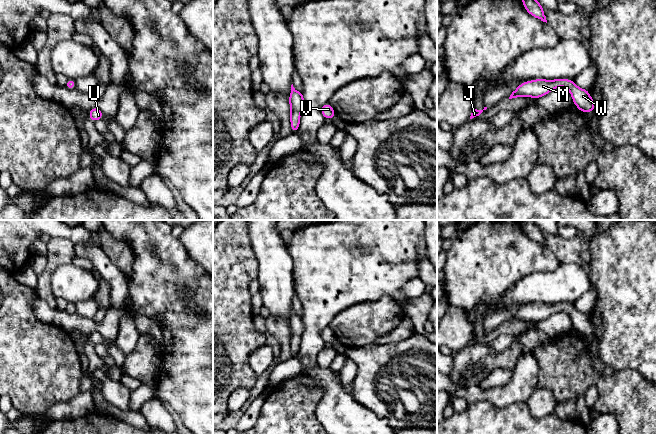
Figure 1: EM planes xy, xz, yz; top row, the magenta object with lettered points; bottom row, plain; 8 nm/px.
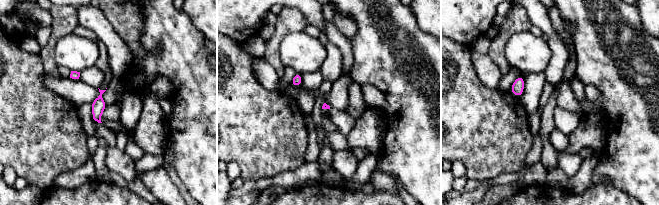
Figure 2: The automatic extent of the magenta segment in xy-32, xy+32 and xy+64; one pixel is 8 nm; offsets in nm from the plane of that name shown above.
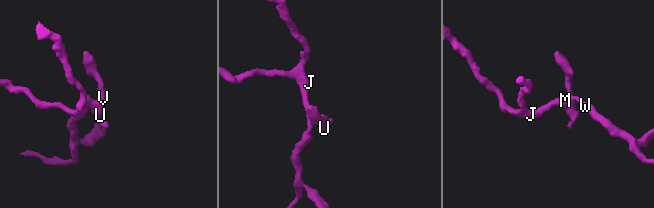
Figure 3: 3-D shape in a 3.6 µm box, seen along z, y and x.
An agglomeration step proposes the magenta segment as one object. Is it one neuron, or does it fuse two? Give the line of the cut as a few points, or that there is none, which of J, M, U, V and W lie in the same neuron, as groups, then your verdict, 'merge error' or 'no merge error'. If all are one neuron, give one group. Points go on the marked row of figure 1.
cut none; groups J M U V W; no merge error

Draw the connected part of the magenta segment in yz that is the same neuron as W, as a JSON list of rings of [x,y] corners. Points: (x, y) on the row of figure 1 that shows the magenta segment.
[[[564,78],[525,81],[512,92],[509,99],[517,98],[518,96],[538,99],[560,86],[563,86],[570,92],[573,103],[581,112],[587,113],[595,111],[595,102],[590,96],[589,90],[582,89],[573,80]]]

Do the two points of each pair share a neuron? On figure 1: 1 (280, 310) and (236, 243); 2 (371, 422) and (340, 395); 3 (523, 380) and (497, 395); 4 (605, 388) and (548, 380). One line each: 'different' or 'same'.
1: different
2: same
3: same
4: same

